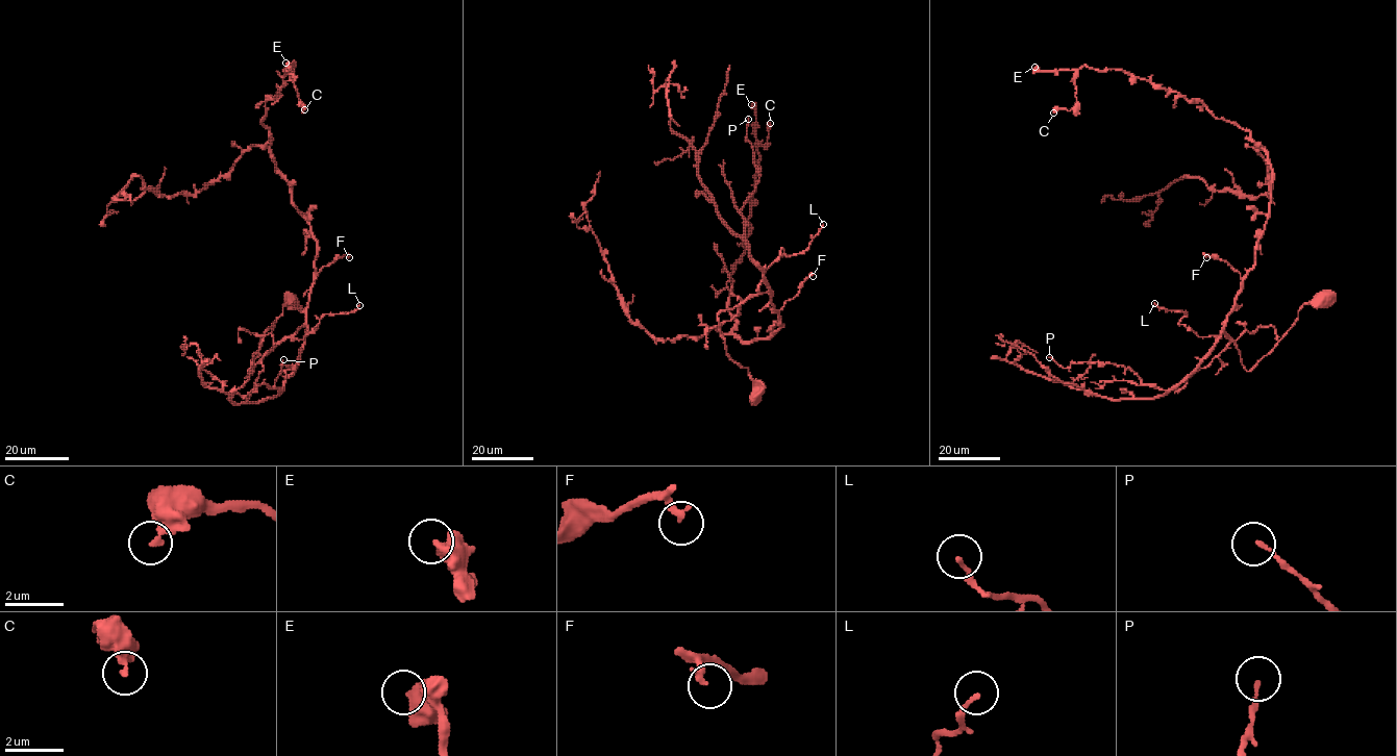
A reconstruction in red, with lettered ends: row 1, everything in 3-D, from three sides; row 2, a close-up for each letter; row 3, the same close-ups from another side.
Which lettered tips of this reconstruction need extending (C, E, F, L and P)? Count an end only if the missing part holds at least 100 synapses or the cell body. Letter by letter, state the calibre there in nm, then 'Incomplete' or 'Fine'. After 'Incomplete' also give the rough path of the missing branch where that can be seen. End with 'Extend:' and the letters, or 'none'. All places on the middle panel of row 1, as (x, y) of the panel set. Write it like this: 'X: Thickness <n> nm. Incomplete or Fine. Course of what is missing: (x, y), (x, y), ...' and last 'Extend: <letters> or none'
C: Thickness 320 nm. Fine
E: Thickness 600 nm. Fine
F: Thickness 200 nm. Fine
L: Thickness 160 nm. Fine
P: Thickness 130 nm. Fine
Extend: none

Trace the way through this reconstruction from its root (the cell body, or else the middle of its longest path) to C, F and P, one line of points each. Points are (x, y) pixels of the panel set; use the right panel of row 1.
C: (1326, 298), (1248, 371), (1223, 323), (1269, 213), (1268, 153), (1121, 70), (1082, 66), (1076, 104), (1053, 112)
F: (1326, 298), (1304, 304), (1288, 332), (1248, 371), (1223, 326), (1241, 275), (1224, 260), (1206, 257)
P: (1326, 298), (1304, 304), (1249, 371), (1224, 323), (1212, 351), (1168, 389), (1121, 366), (1062, 368), (1049, 357)

